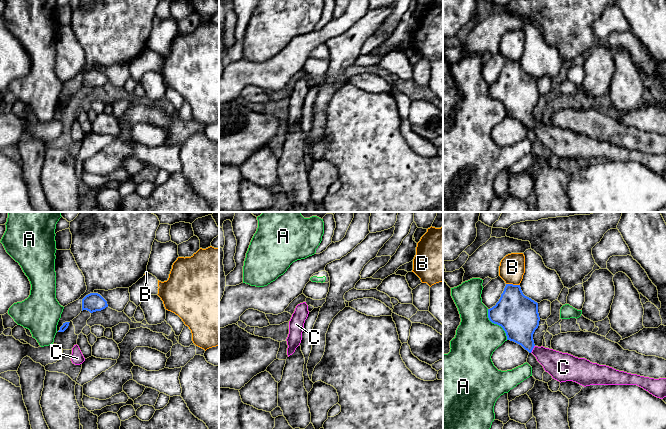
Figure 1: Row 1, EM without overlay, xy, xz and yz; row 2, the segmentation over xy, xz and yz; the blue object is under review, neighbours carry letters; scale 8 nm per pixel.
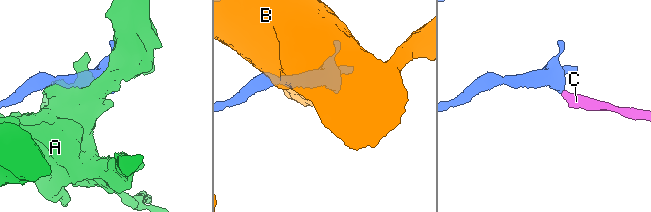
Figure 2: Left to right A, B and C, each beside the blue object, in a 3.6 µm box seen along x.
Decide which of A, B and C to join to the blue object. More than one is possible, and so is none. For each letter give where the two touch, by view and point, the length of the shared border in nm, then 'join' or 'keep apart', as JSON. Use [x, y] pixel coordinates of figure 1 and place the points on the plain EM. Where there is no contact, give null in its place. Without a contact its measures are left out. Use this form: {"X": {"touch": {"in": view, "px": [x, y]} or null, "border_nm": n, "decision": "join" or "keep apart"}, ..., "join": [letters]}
{"A": {"touch": {"in": "yz", "px": [496, 99]}, "border_nm": 300, "decision": "keep apart"}, "B": {"touch": {"in": "yz", "px": [512, 60]}, "border_nm": 110, "decision": "keep apart"}, "C": {"touch": {"in": "yz", "px": [532, 125]}, "border_nm": 70, "decision": "join"}, "join": ["C"]}

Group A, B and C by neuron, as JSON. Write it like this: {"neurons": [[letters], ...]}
{"neurons": [["A"], ["B"], ["C"]]}

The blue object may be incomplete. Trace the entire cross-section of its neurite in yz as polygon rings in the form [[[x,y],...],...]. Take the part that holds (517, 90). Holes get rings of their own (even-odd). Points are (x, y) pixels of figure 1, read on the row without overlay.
[[[506,60],[499,77],[488,85],[489,96],[501,102],[506,109],[507,116],[521,121],[529,129],[532,129],[553,155],[561,158],[573,157],[584,163],[590,161],[637,161],[648,167],[653,172],[663,175],[666,173],[666,154],[649,154],[637,150],[631,150],[616,146],[606,141],[592,139],[585,134],[578,134],[568,129],[562,129],[553,125],[538,123],[534,120],[533,110],[539,102],[538,79],[525,72],[520,61]]]

